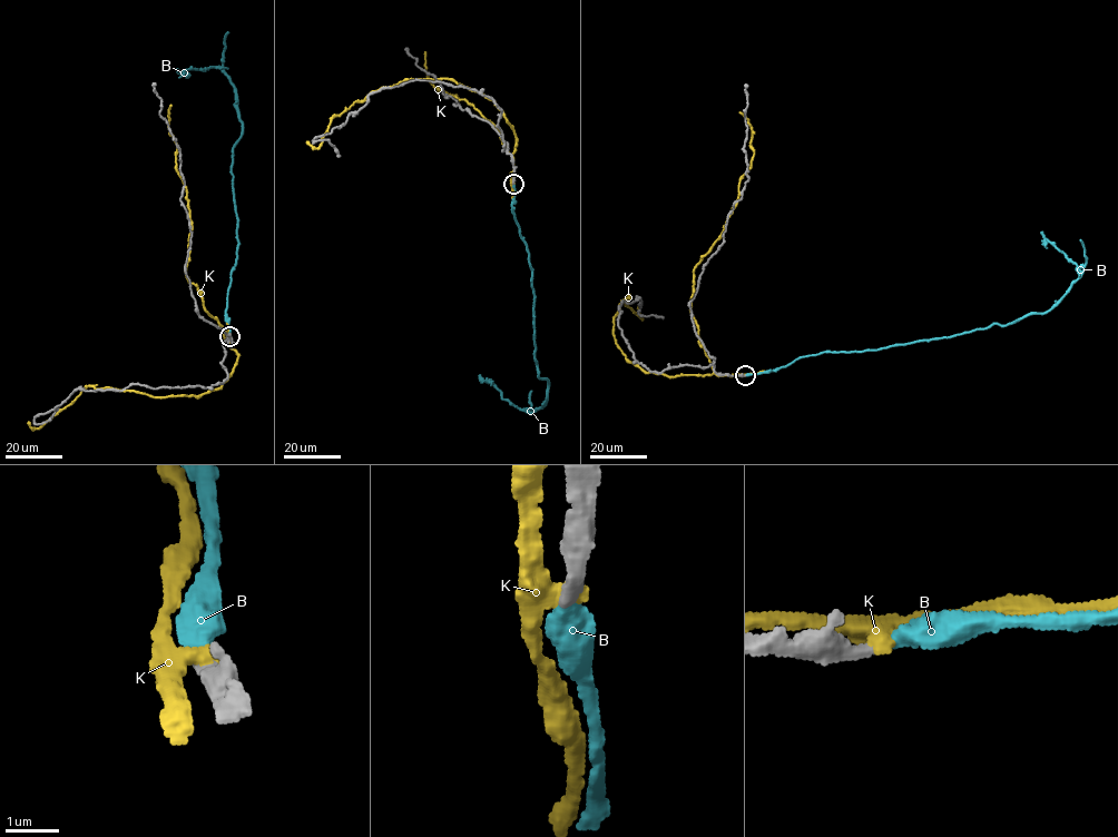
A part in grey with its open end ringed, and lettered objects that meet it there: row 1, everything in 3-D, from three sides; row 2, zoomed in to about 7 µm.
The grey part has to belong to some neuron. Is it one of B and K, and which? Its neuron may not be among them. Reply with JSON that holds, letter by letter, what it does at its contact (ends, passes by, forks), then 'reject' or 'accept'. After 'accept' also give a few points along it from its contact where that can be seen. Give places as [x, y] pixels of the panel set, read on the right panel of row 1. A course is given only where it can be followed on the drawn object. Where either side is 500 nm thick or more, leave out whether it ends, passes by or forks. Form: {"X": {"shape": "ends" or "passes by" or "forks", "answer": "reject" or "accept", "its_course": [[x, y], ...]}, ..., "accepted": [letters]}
{"B": {"answer": "accept", "its_course": [[745, 375], [775, 371], [801, 357], [952, 337], [1046, 313], [1080, 274], [1047, 239], [1047, 248]]}, "K": {"shape": "passes by", "answer": "reject"}, "accepted": ["B"]}

